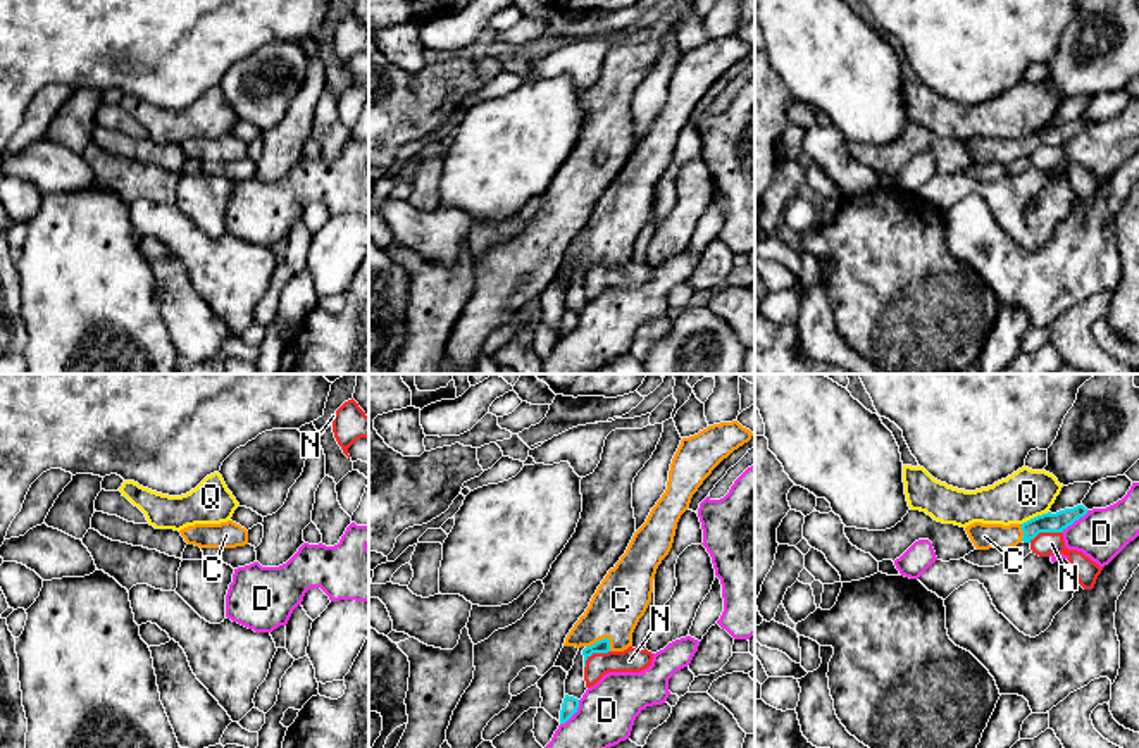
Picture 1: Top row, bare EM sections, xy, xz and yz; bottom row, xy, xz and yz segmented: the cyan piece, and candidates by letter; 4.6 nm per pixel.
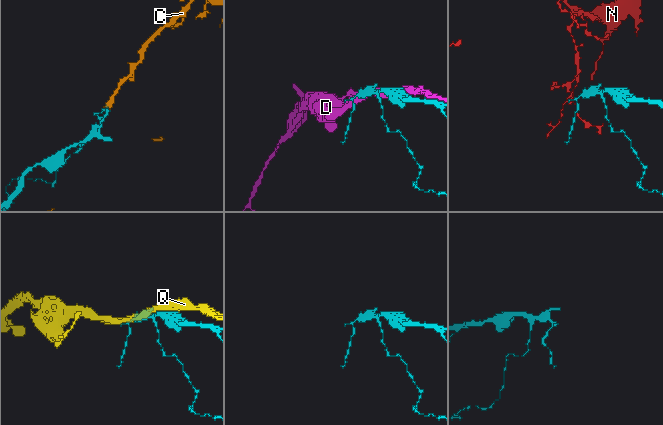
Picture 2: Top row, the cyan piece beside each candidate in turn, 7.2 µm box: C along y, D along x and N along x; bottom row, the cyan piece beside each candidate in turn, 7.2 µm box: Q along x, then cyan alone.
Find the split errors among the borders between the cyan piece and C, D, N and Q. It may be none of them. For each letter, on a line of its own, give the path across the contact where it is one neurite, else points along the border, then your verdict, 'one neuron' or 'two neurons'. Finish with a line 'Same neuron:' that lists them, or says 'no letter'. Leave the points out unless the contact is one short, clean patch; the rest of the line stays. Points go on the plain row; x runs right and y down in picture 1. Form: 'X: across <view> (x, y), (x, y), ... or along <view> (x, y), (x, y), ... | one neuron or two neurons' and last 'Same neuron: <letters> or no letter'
C: across xz (603, 259), (600, 254), (600, 245), (621, 214) | one neuron
D: two neurons
N: along yz (1062, 145), (1039, 145), (1029, 155) | two neurons
Q: two neurons
Same neuron: C

